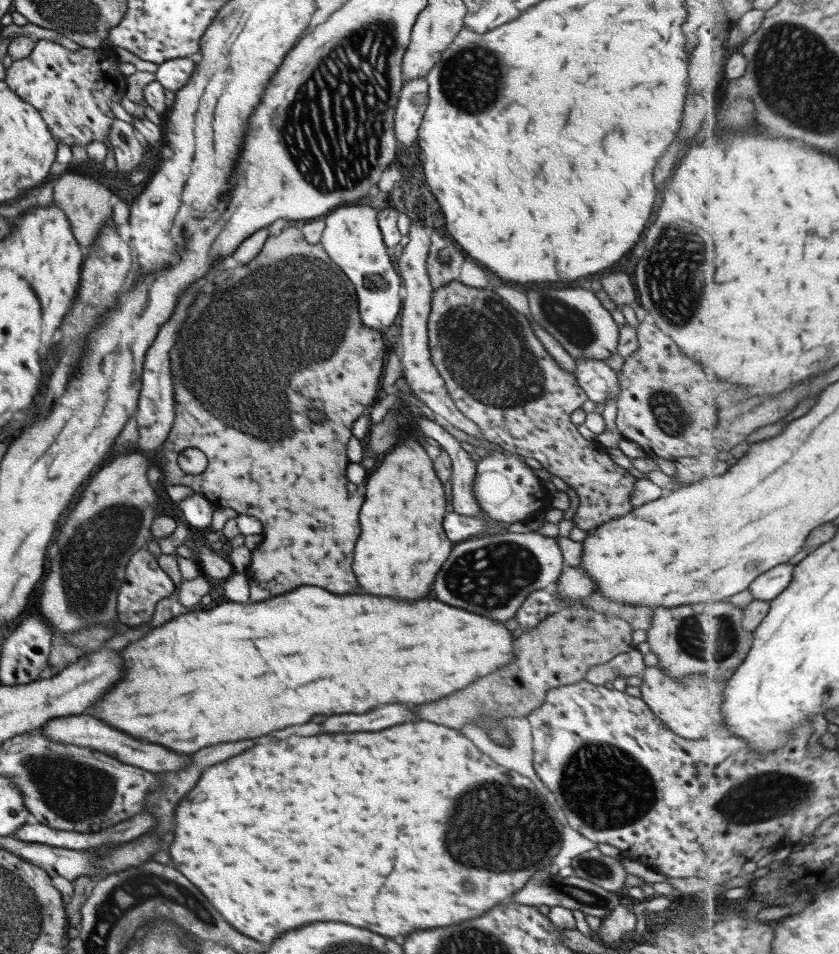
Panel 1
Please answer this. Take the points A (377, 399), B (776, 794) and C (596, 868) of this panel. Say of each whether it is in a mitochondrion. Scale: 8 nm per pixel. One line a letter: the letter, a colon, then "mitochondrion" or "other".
A: other
B: mitochondrion
C: mitochondrion

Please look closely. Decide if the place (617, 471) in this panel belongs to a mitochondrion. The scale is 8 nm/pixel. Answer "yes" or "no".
no

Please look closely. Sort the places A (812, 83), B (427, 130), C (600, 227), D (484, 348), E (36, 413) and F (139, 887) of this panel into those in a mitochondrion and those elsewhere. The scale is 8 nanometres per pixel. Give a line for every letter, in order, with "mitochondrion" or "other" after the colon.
A: mitochondrion
B: other
C: other
D: mitochondrion
E: other
F: mitochondrion

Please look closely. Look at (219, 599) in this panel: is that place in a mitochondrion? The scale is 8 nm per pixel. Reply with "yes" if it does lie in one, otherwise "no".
no

